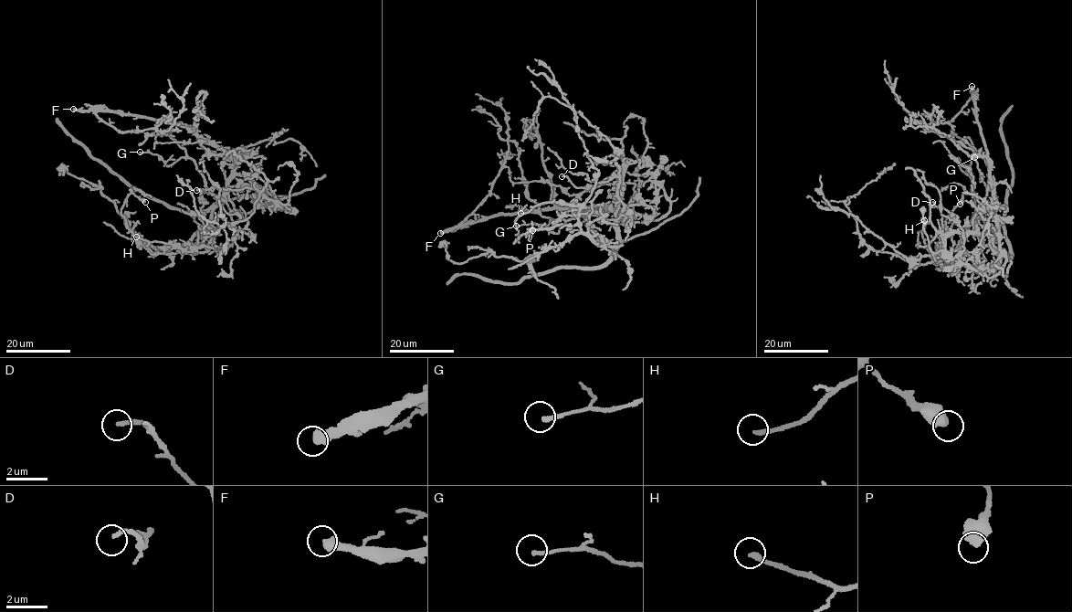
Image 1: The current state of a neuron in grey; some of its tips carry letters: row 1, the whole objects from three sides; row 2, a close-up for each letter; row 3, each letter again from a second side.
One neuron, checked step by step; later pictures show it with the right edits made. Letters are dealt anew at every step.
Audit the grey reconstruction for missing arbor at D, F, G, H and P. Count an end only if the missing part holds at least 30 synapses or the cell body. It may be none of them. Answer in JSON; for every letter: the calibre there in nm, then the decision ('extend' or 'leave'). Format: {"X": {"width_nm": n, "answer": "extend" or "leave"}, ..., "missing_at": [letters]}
{"D": {"width_nm": 190, "answer": "leave"}, "F": {"width_nm": 480, "answer": "extend"}, "G": {"width_nm": 180, "answer": "leave"}, "H": {"width_nm": 220, "answer": "extend"}, "P": {"width_nm": 700, "answer": "leave"}, "missing_at": ["F", "H"]}

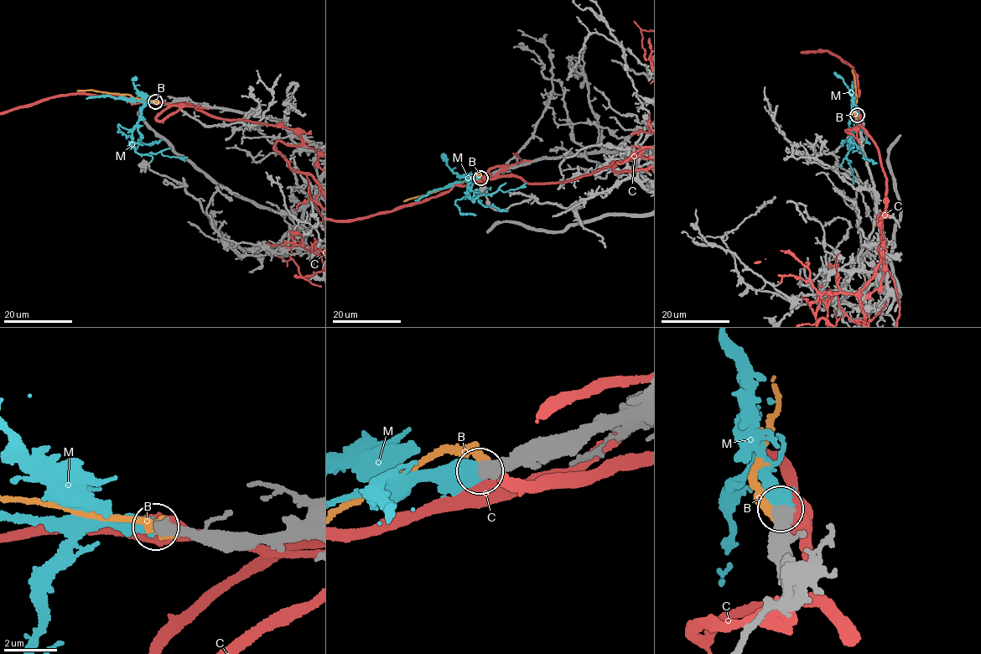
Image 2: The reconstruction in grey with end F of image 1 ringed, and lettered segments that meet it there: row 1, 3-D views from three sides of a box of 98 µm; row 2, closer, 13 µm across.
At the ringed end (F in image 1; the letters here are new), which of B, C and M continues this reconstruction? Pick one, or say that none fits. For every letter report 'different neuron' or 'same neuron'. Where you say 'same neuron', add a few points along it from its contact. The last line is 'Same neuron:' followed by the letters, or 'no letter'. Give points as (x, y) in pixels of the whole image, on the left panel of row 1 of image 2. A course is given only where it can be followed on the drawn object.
B: different neuron
C: different neuron
M: same neuron; course (156, 101), (147, 102), (142, 108), (132, 132), (133, 147), (140, 154), (160, 152), (187, 158)
Same neuron: M

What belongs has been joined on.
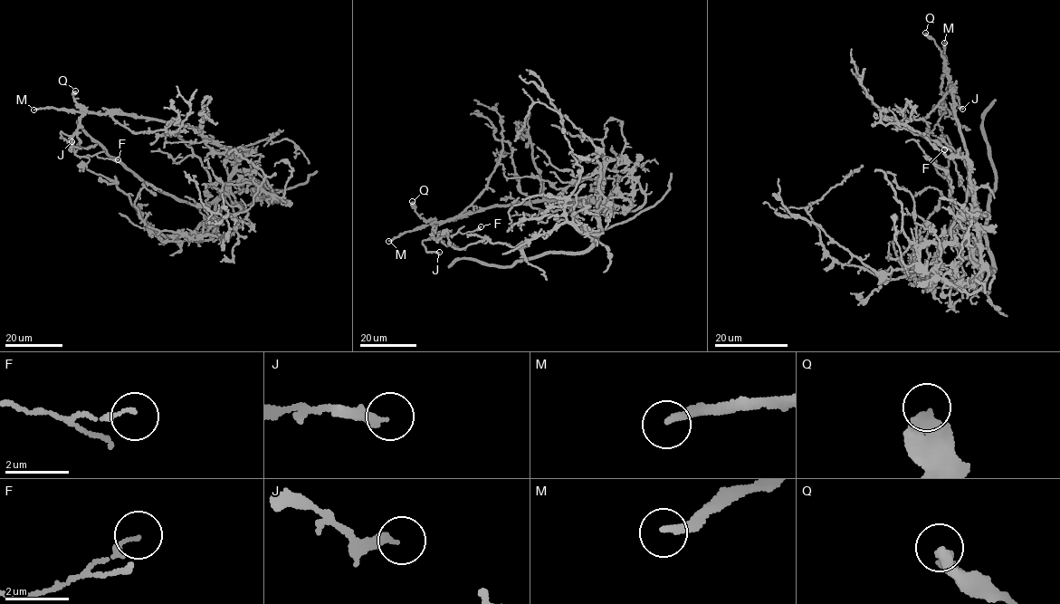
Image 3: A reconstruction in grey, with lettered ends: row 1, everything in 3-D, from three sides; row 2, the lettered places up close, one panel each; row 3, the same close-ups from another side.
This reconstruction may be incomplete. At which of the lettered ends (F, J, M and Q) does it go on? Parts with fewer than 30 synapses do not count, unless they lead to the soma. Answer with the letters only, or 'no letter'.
no letter

